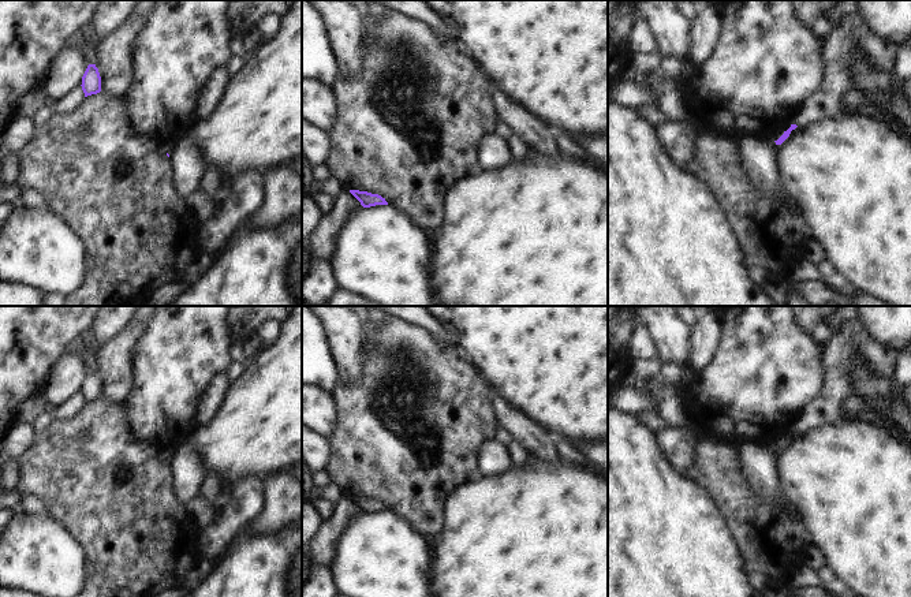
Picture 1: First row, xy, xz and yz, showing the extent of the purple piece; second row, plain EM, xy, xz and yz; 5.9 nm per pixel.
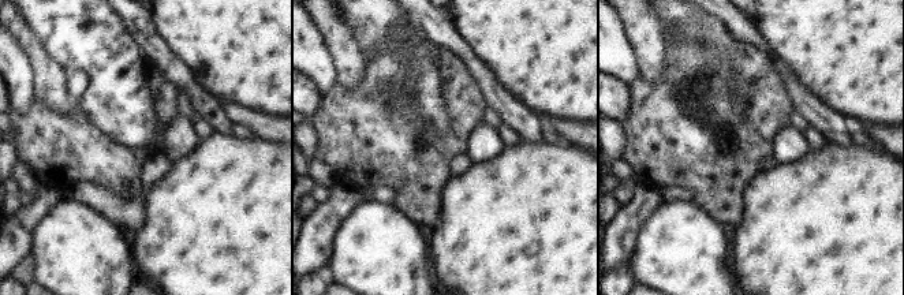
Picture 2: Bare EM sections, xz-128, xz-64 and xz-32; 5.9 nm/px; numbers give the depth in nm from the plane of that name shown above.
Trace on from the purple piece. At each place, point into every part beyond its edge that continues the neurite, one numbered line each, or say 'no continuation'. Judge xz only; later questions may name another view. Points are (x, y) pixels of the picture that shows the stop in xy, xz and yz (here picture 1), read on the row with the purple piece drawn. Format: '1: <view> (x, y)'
no continuation

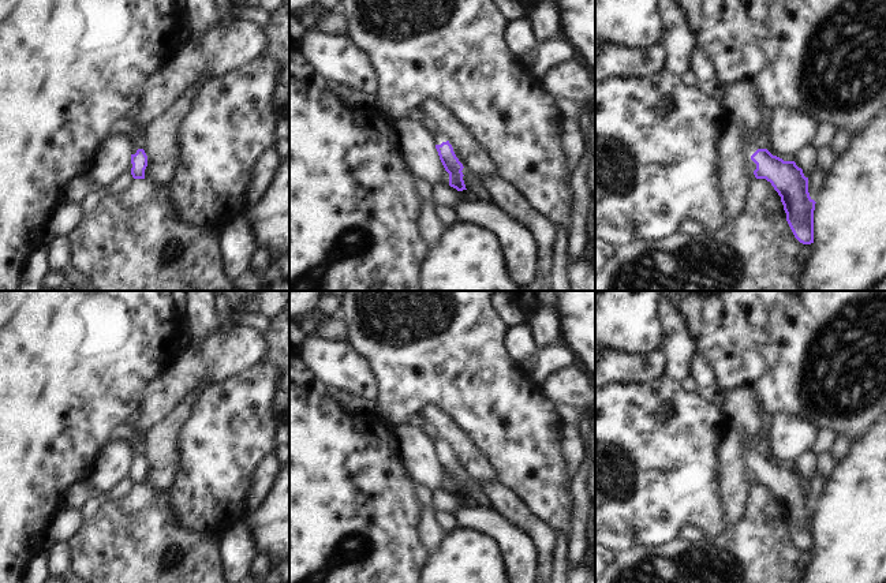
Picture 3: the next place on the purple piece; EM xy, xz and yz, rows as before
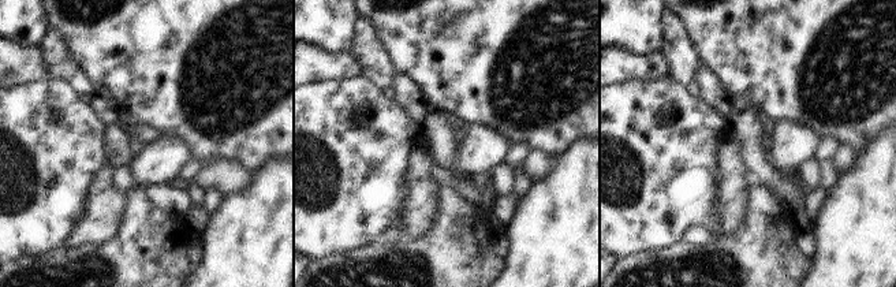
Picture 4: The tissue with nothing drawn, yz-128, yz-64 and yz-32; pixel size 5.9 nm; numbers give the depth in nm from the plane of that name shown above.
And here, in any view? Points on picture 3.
1: yz (744, 103)

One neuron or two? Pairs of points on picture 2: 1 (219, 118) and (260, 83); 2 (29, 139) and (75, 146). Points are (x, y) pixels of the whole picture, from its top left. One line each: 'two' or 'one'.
1: two
2: one

